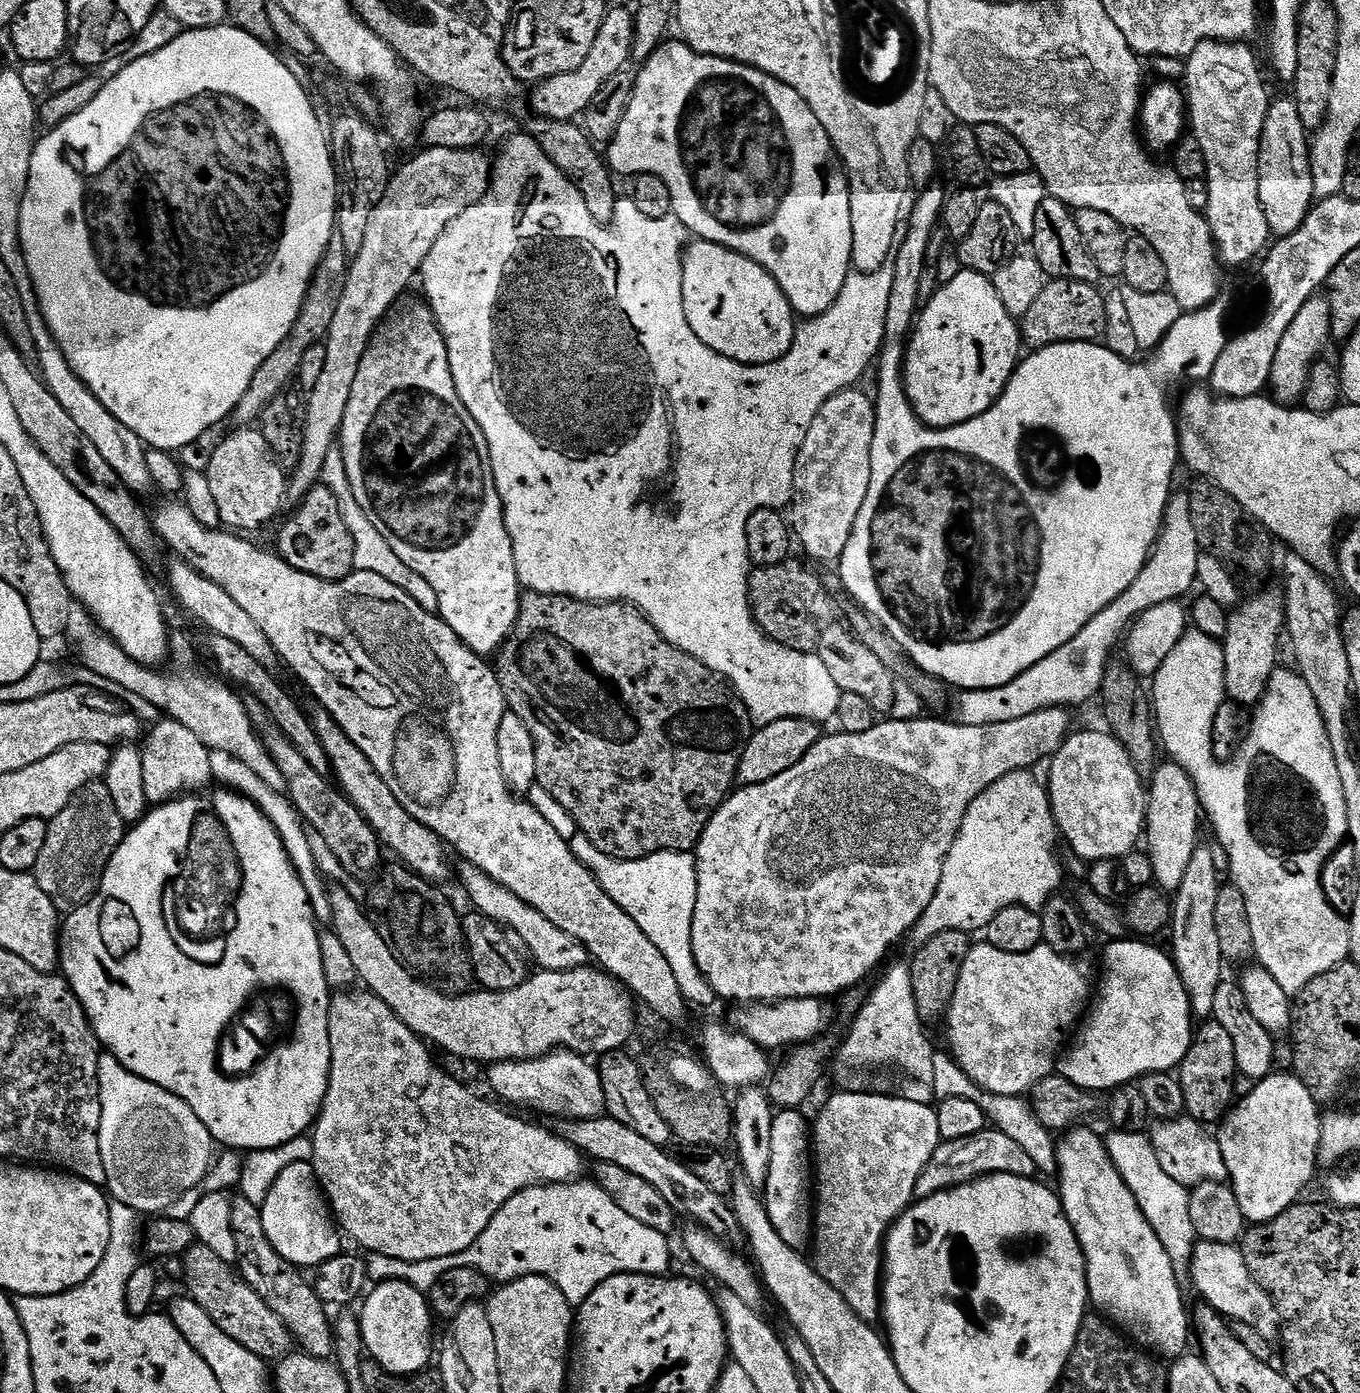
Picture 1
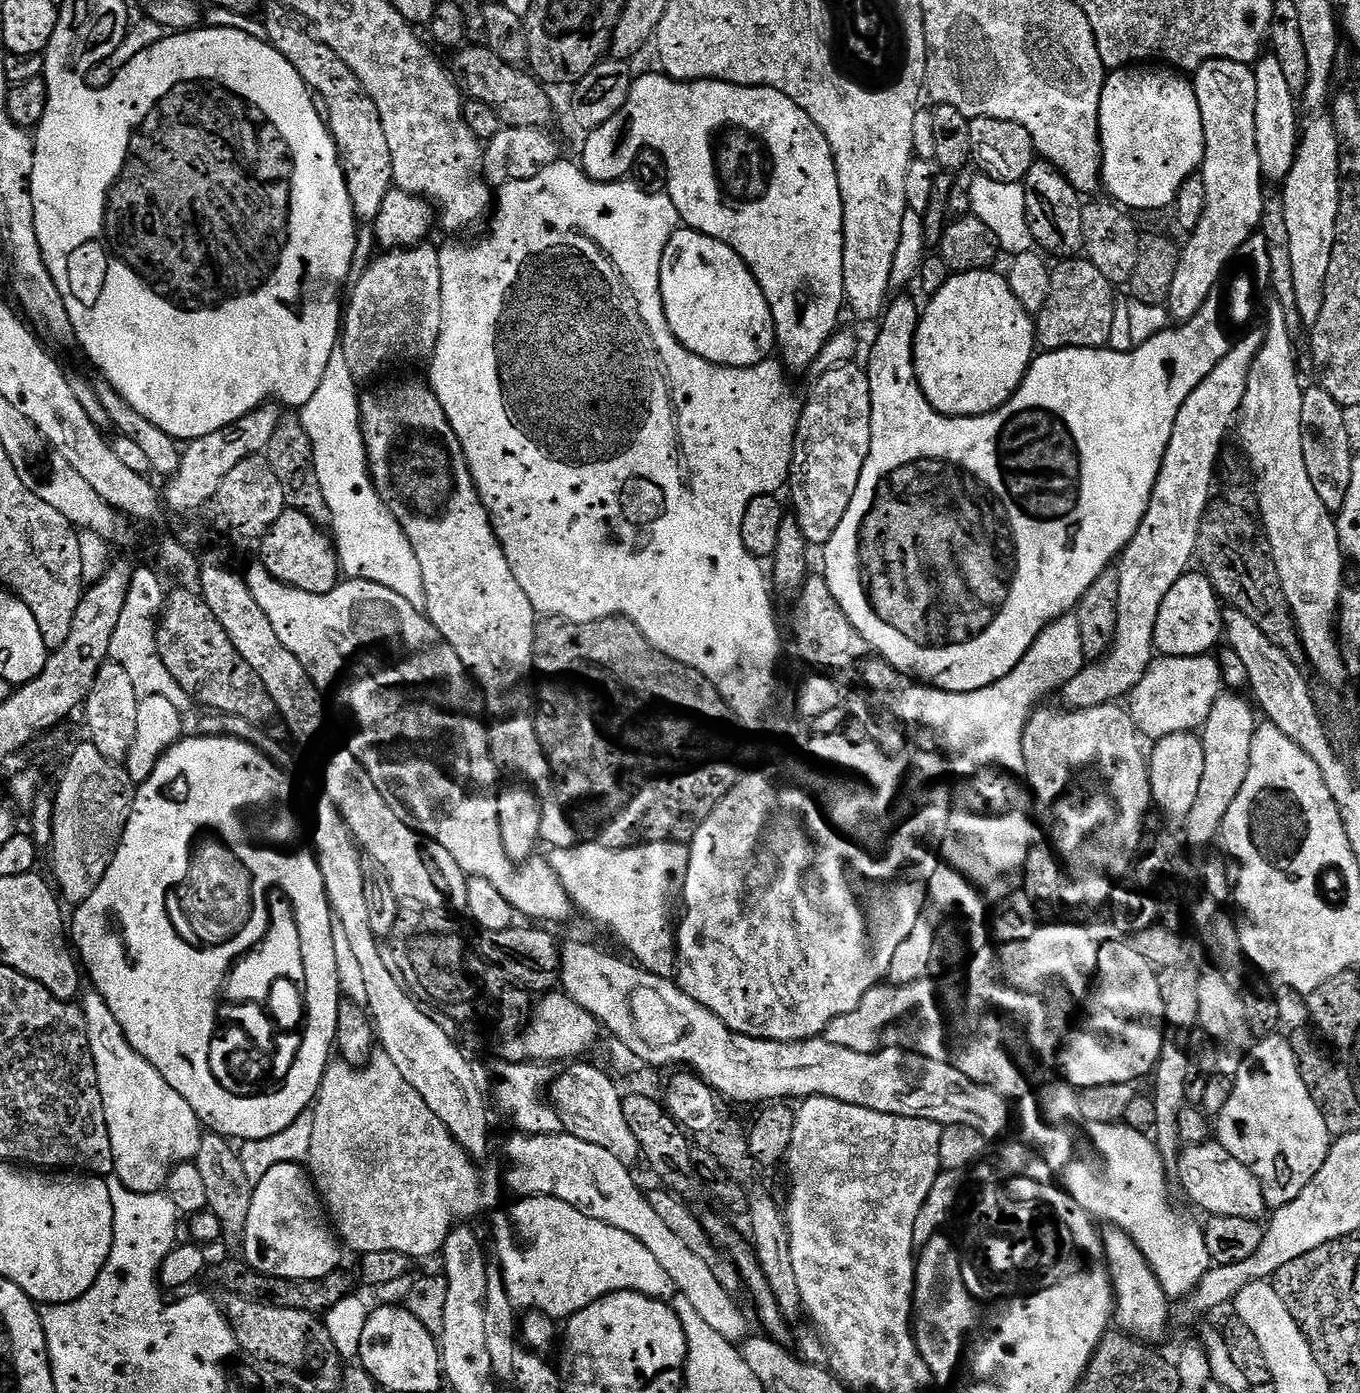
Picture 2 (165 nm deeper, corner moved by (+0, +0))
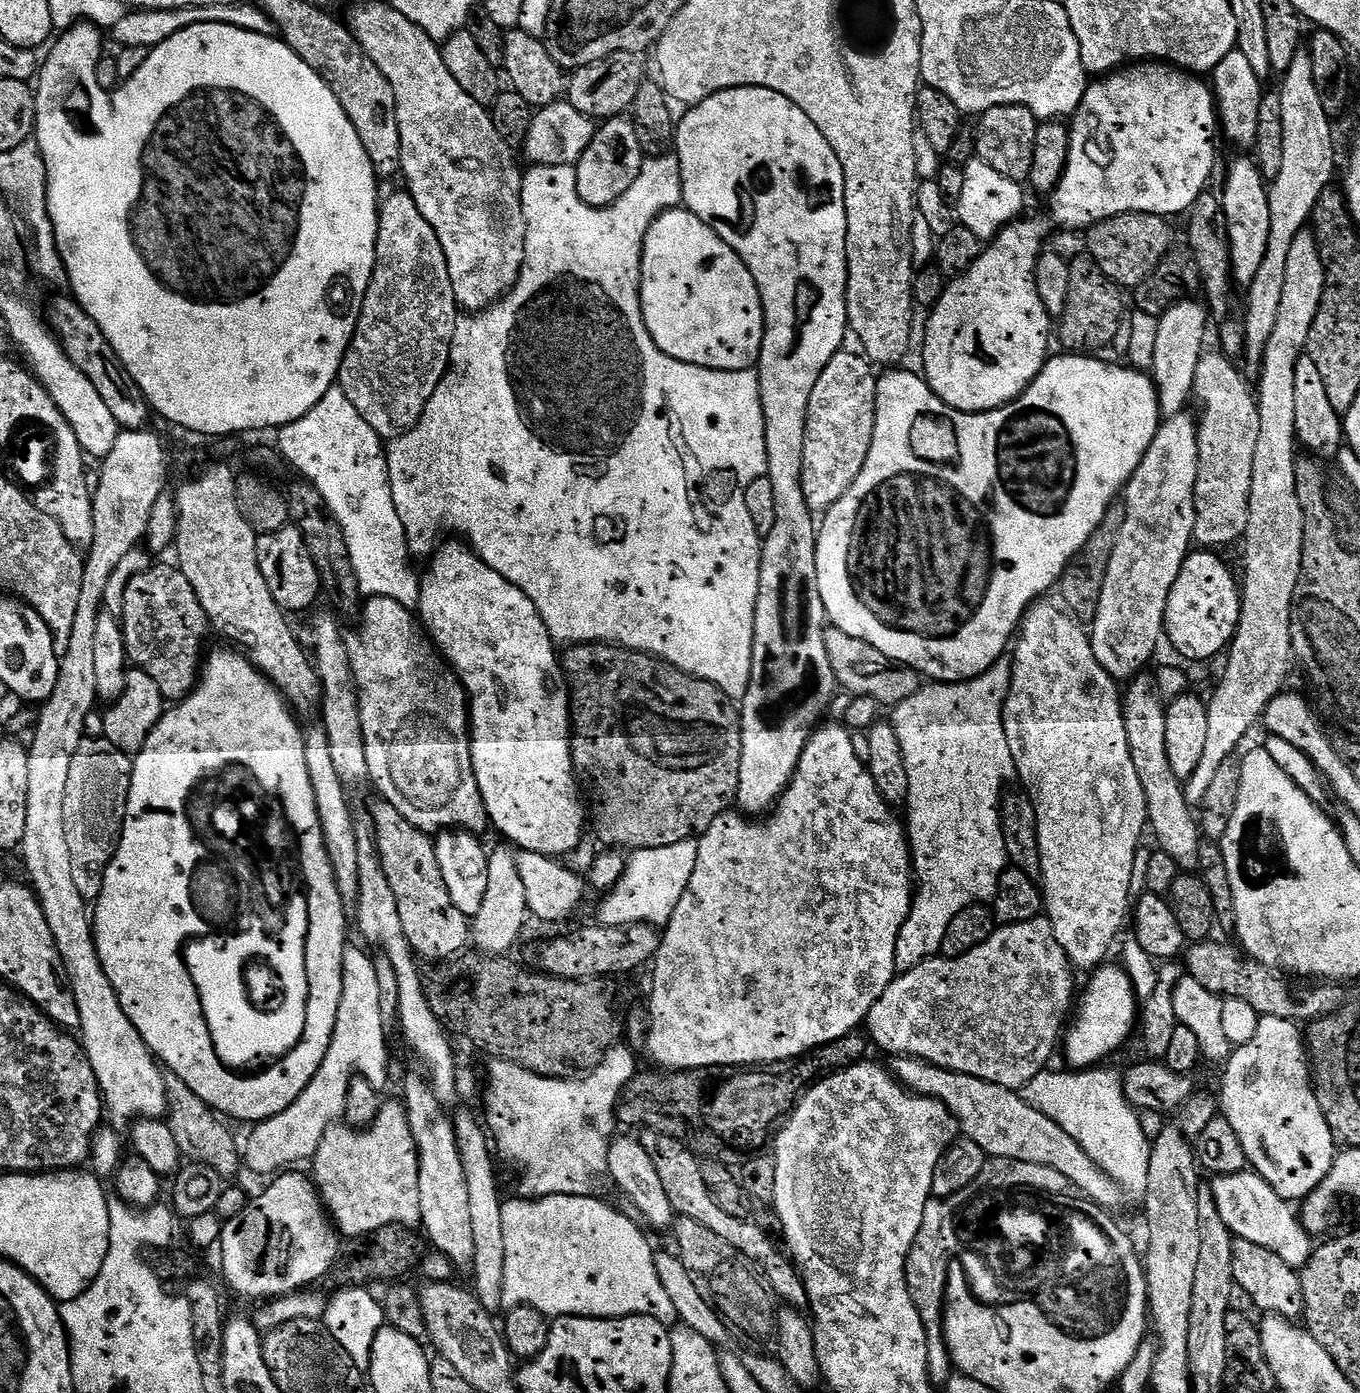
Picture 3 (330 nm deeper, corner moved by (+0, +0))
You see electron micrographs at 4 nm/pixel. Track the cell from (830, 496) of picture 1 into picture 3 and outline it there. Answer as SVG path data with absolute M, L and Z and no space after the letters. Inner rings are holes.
M838 351L834 354L834 358L830 358L826 370L822 370L822 378L818 378L814 390L810 393L810 406L806 414L806 450L802 450L802 494L806 494L806 506L810 506L810 510L814 514L828 512L830 506L834 506L834 502L838 502L838 498L842 498L842 494L846 494L850 490L850 486L854 486L854 478L858 478L858 474L862 474L862 466L866 462L866 454L870 454L870 442L874 442L876 382L878 376L877 373L872 373L873 365L863 355L857 354L855 356L854 353L848 351Z

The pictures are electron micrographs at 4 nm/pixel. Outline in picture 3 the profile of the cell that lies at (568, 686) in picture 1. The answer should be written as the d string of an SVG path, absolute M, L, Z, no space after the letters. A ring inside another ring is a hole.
M573 644L562 656L562 671L568 685L568 698L572 710L572 766L590 813L590 828L596 831L595 839L612 850L635 850L637 848L661 848L678 842L696 840L724 812L737 803L738 778L742 770L742 730L740 710L717 684L687 676L673 664L658 660L646 652L629 652L627 648L610 644Z

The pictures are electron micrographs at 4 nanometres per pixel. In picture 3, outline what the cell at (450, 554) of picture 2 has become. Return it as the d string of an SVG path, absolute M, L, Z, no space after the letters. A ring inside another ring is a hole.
M441 543L431 557L432 565L429 566L428 573L423 573L420 581L419 619L428 635L431 636L432 643L436 645L440 655L448 661L452 671L460 677L460 683L463 684L464 691L468 693L470 731L472 733L470 752L474 762L474 778L478 782L478 790L482 794L482 802L486 806L486 814L491 827L493 829L496 827L509 840L505 841L517 849L525 852L537 852L553 858L564 858L568 852L578 847L580 842L585 839L586 808L582 803L582 792L578 787L576 773L572 766L572 710L568 698L568 685L562 671L561 661L558 659L558 652L556 656L557 645L546 630L534 602L530 602L530 598L526 598L526 594L522 594L522 590L518 590L518 586L506 582L506 578L502 578L502 574L490 570L490 566L486 566L486 562L482 562L482 558L476 555L467 543L456 543L460 544Z

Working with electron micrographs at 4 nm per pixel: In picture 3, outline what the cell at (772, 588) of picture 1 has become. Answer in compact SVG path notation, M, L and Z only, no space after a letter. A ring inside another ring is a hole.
M828 626L825 627L826 655L830 658L830 670L834 670L834 678L841 689L844 688L855 696L869 696L877 700L880 706L895 706L906 702L922 686L920 673L910 666L898 664L895 660L886 658L874 646L862 642L862 638L850 638L842 630Z

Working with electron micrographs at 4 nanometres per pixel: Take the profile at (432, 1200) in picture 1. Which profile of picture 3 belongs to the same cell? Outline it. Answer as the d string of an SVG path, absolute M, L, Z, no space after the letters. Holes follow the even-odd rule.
M399 1099L384 1102L381 1112L368 1128L333 1126L326 1130L322 1142L318 1142L318 1150L310 1161L310 1167L318 1195L324 1201L324 1207L335 1227L345 1237L348 1235L368 1238L381 1232L383 1228L416 1230L421 1227L422 1198L418 1192L420 1151L416 1149L416 1139L408 1121L408 1109Z

